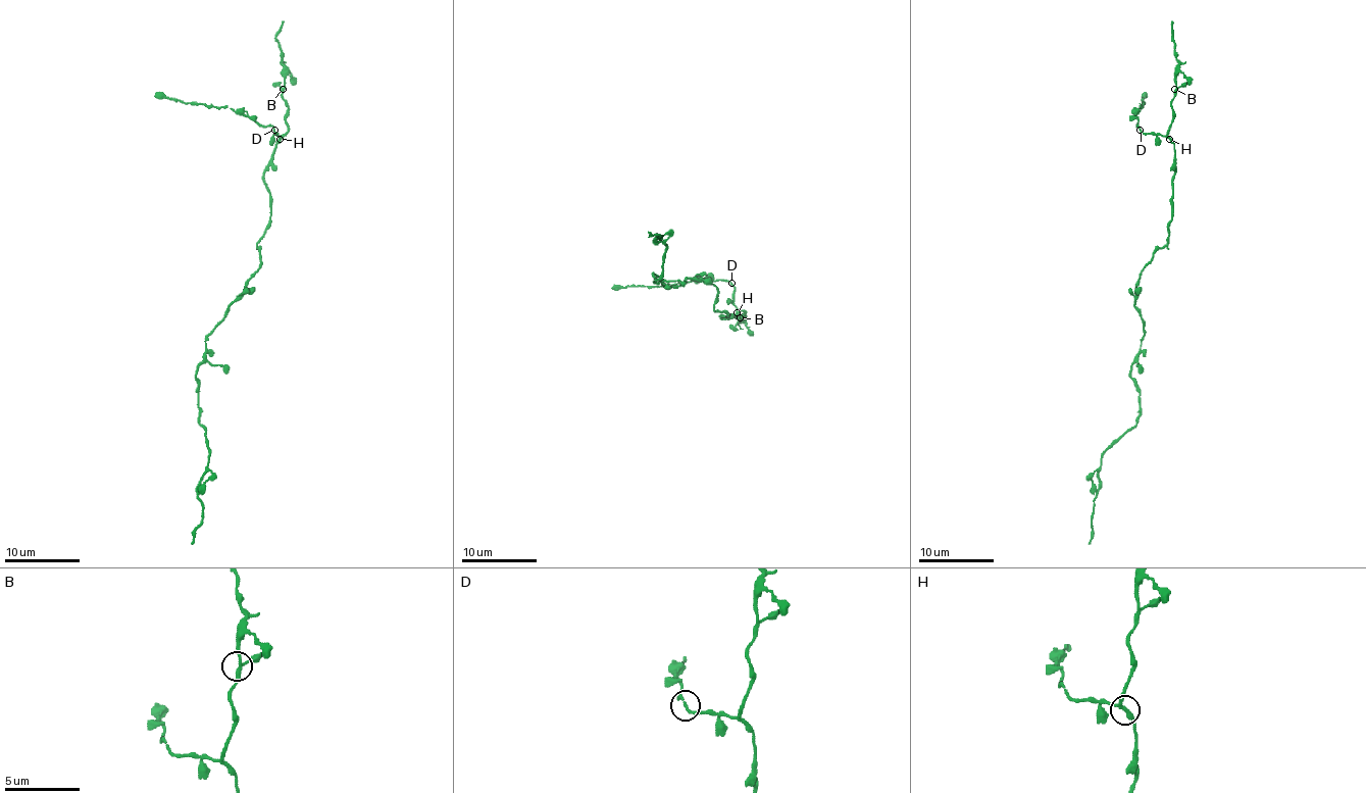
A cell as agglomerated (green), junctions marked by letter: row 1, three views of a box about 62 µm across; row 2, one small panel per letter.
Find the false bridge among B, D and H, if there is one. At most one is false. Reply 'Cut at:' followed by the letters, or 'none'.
Cut at: none

